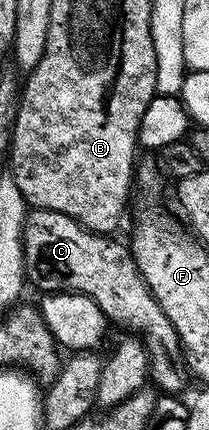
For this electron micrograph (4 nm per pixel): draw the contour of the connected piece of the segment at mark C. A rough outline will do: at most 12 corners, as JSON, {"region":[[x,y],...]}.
{"region":[[32,209],[24,271],[81,293],[148,348],[150,381],[190,382],[180,340],[131,248],[62,211]]}

